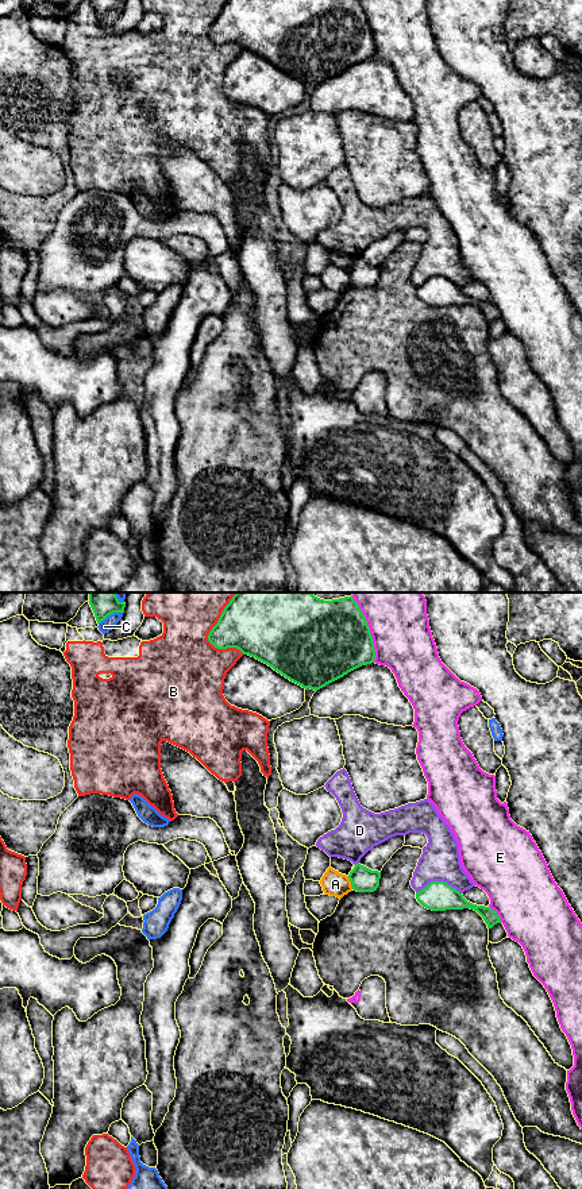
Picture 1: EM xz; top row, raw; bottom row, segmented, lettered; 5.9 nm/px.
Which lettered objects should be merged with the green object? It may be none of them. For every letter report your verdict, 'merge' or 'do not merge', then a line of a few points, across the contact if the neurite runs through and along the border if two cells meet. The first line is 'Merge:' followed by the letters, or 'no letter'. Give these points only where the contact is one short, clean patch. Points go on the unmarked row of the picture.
Merge: no letter
A: do not merge; line xz (347, 271), (353, 284)
B: do not merge
C: do not merge
D: do not merge
E: do not merge

